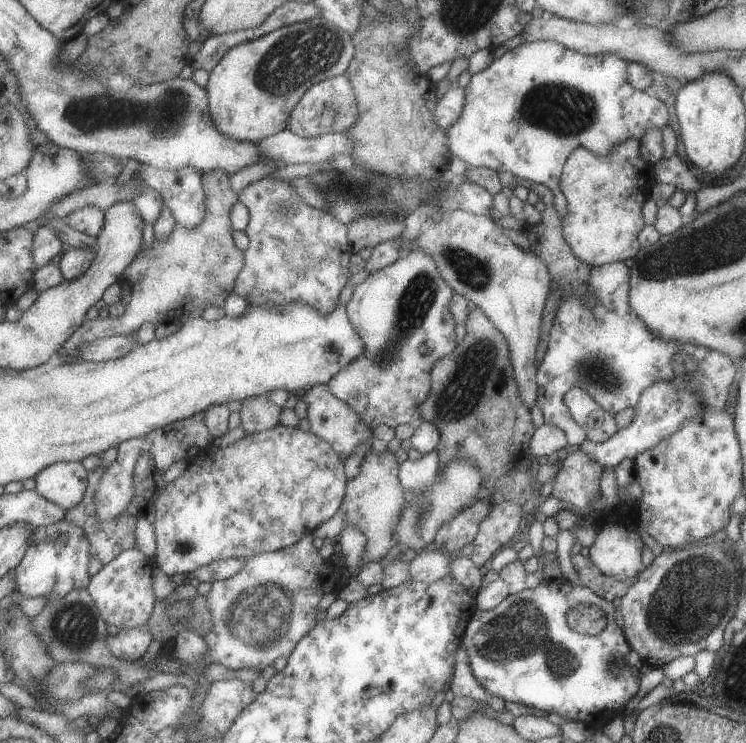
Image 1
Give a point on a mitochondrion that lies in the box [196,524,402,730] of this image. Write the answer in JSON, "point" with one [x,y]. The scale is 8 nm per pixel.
{"point":[258,618]}

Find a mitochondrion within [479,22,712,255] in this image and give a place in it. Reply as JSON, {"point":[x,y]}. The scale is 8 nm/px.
{"point":[566,111]}

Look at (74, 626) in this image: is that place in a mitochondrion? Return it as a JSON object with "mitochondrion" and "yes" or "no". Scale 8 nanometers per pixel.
{"mitochondrion":"yes"}

